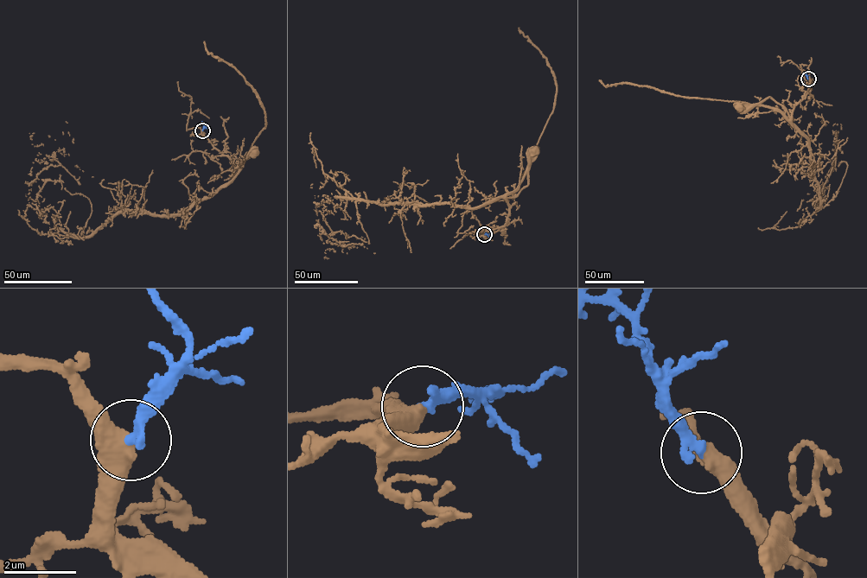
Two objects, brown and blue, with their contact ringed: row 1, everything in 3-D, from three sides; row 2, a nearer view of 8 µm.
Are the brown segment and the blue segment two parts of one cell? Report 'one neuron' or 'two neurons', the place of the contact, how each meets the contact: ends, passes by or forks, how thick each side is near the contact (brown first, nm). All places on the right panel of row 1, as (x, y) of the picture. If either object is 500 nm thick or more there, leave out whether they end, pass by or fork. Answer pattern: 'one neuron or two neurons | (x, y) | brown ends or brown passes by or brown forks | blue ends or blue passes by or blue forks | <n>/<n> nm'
one neuron | (808, 79) | brown passes by | blue ends | 460/340 nm

